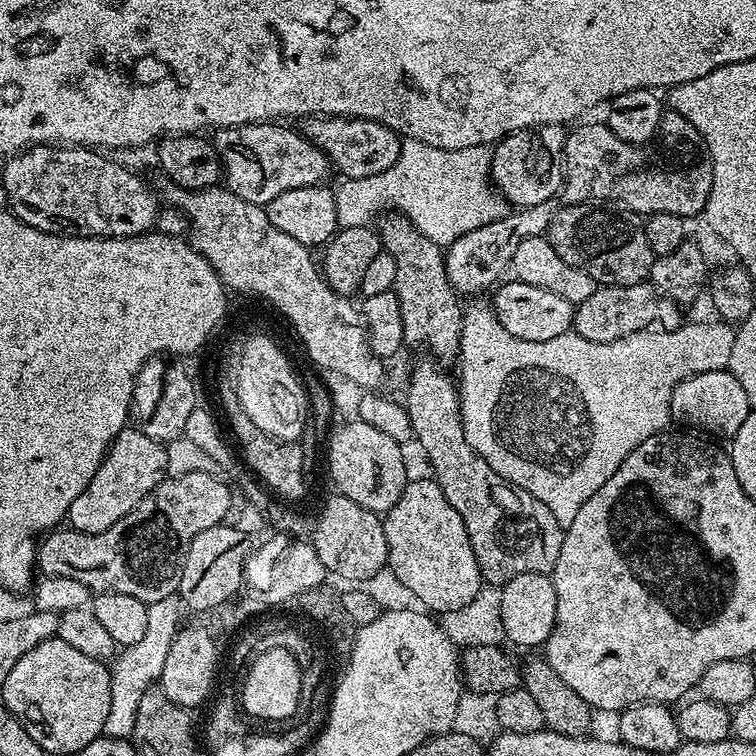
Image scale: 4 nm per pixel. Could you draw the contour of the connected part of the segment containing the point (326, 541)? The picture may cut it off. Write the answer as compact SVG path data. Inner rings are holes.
M332 494L324 509L319 510L310 543L327 573L333 577L341 576L349 582L370 578L388 563L383 519L377 513L358 506L358 502L350 502L350 498L339 494Z

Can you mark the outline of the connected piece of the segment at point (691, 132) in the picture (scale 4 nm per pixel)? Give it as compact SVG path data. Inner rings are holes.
M671 110L665 111L655 138L643 146L622 142L622 138L618 138L608 130L607 123L584 123L577 123L573 127L577 128L573 132L569 131L564 137L562 196L565 196L563 199L567 203L611 202L644 218L654 214L678 214L691 218L691 216L699 217L703 213L706 202L710 198L712 159L702 134L698 134L698 130L694 130L694 126L690 126L690 122L682 118L682 114Z

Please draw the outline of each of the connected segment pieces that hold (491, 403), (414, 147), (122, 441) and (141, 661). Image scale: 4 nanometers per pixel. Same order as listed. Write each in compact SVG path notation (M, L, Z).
M480 302L469 303L472 305L467 305L464 313L458 357L460 413L462 414L466 442L470 442L470 446L477 454L486 458L488 465L507 484L534 494L534 498L538 498L538 502L546 502L550 514L554 514L554 518L558 518L563 529L568 528L570 522L574 522L574 514L578 514L578 510L582 510L582 502L586 502L586 498L590 498L590 494L602 490L606 478L610 478L610 474L614 474L614 470L618 470L618 466L622 466L622 462L634 449L642 446L642 442L646 442L646 438L650 438L655 432L663 432L669 427L672 414L670 398L674 386L678 386L678 382L703 372L722 372L727 369L730 354L734 350L734 338L737 331L731 323L719 318L711 318L712 320L700 320L697 324L681 323L680 327L675 328L673 332L663 330L635 332L626 338L618 338L614 342L590 342L579 336L575 330L562 334L558 338L550 338L550 342L526 342L522 338L514 338L514 334L509 334L506 326L502 326L502 322L498 322L496 313L487 303L476 303Z
M405 137L400 143L400 150L398 160L394 162L394 165L390 166L389 170L384 170L379 174L370 175L368 178L358 179L343 179L339 187L335 187L335 206L337 207L337 227L341 228L360 228L369 225L380 213L395 210L399 215L407 217L412 225L418 231L426 237L430 238L434 243L439 244L441 247L446 248L462 234L468 234L472 230L478 230L481 226L488 226L491 222L496 222L498 218L502 218L508 215L510 211L510 205L508 201L501 196L501 194L493 188L491 183L491 168L492 168L492 151L485 144L479 144L478 146L462 147L461 150L442 150L441 148L430 146L428 143L423 143L418 139L410 139Z
M125 426L117 436L112 439L112 444L104 454L104 461L98 466L94 478L70 502L67 523L76 532L86 534L98 534L102 530L110 530L118 518L130 514L146 494L154 491L166 478L168 467L166 466L165 445L154 442L154 438L146 438L139 427Z
M179 595L158 598L158 602L148 605L146 610L146 630L142 642L126 646L117 651L110 664L110 715L106 717L104 735L119 740L128 740L138 718L138 706L142 698L159 681L166 654L170 654L170 642L174 642L176 633L182 627L180 619L186 615L186 609L180 602Z

